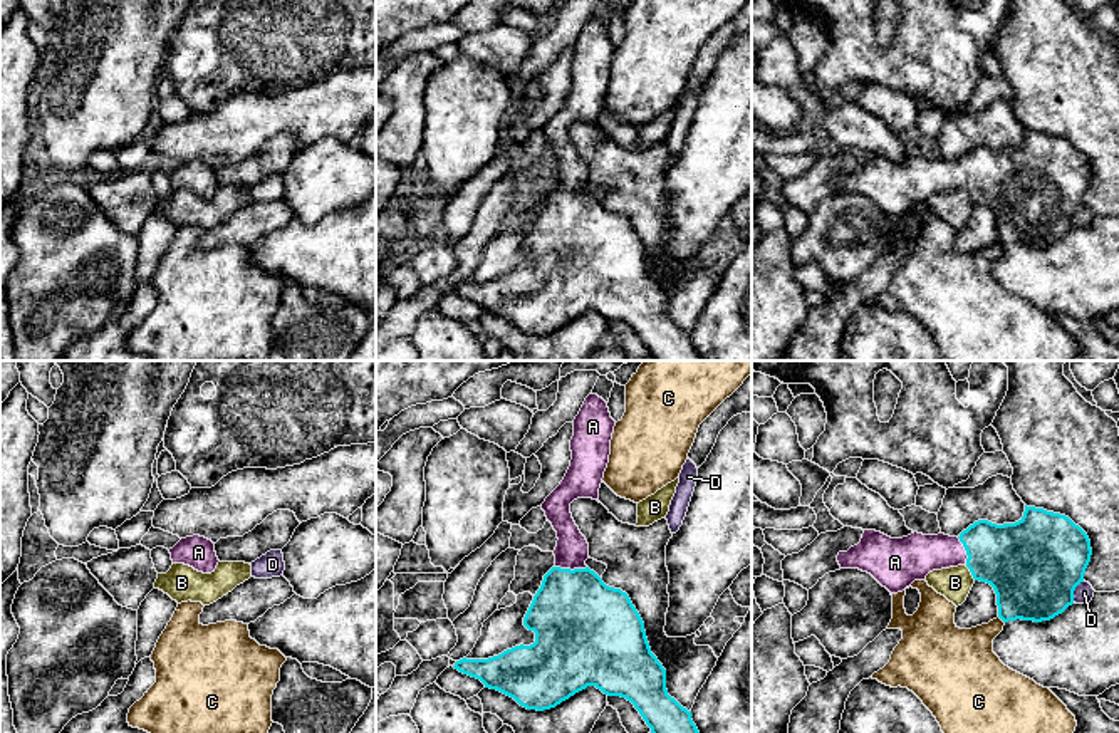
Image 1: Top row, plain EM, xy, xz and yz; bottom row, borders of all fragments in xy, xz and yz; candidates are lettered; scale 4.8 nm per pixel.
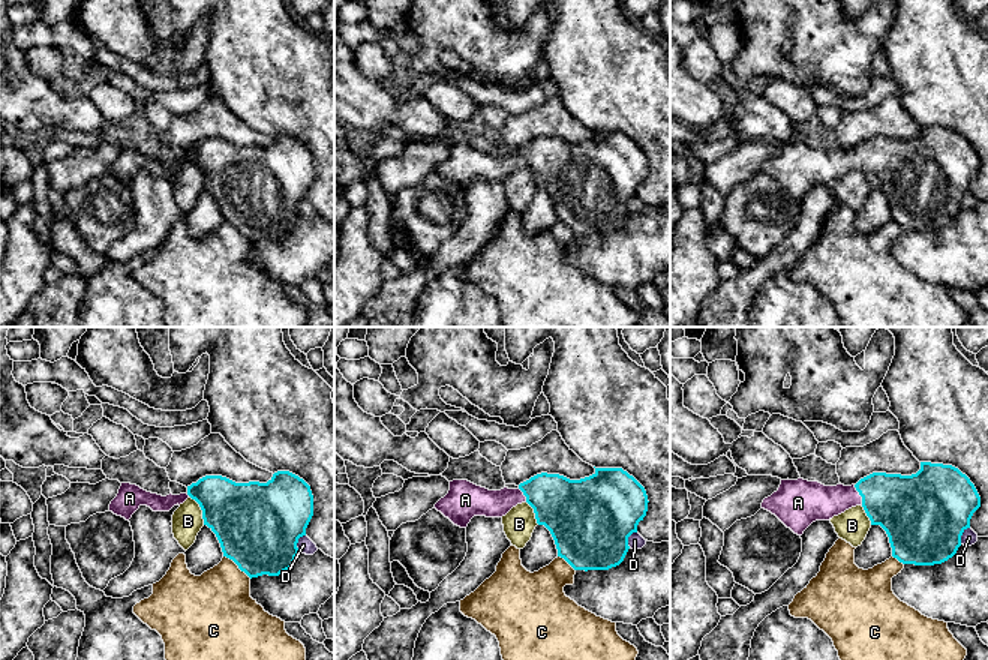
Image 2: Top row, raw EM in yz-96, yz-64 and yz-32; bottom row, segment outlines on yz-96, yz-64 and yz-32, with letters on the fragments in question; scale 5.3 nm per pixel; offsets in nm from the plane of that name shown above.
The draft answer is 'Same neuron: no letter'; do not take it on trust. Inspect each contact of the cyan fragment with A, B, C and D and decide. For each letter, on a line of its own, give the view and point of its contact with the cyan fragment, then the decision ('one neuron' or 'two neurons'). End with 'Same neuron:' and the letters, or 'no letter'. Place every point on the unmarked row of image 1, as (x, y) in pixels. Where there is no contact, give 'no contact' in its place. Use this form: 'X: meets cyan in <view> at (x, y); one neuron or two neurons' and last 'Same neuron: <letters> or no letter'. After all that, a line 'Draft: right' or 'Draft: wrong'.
A: meets cyan in xz at (569, 193); one neuron
B: meets cyan in yz at (970, 195); two neurons
C: meets cyan in yz at (1000, 242); two neurons
D: meets cyan in yz at (1074, 213); two neurons
Same neuron: A
Draft: wrong

